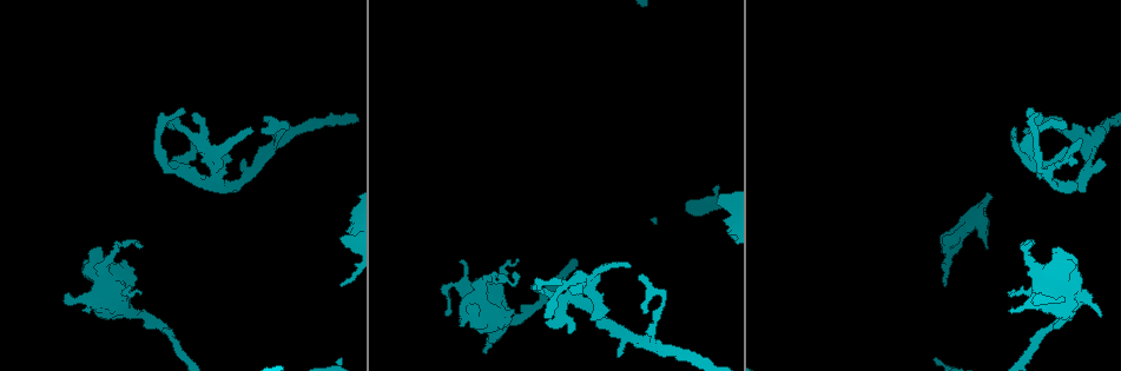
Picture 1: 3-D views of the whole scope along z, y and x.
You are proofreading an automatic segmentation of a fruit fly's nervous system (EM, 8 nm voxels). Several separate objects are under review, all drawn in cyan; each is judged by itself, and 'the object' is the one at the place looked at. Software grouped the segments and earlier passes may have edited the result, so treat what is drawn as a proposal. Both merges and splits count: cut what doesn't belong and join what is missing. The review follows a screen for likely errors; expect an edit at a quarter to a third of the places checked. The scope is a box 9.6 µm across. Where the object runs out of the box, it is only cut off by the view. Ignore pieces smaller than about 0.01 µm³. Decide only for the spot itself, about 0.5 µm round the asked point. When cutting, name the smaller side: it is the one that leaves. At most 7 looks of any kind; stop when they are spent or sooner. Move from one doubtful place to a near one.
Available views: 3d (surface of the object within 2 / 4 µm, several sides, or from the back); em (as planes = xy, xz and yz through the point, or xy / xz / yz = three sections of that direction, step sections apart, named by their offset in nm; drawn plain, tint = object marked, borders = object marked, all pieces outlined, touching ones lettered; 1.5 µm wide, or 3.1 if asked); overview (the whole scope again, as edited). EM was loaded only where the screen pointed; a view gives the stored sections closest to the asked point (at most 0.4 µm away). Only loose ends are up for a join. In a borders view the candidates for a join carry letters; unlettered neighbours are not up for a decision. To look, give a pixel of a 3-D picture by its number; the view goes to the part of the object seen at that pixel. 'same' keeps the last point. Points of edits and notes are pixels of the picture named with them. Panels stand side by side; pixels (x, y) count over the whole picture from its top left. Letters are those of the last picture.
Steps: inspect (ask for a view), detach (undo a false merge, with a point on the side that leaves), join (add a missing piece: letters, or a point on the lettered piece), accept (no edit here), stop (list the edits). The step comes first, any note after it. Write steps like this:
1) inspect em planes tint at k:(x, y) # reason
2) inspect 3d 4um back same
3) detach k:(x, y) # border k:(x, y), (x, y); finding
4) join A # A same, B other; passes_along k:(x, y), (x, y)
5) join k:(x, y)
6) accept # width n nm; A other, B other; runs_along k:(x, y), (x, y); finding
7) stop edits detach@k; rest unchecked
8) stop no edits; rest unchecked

inspect em xy step 8 tint at 1:(456, 287) # thick turns thin

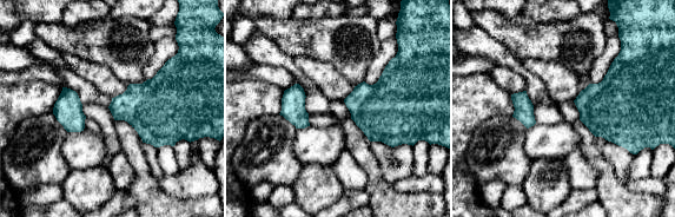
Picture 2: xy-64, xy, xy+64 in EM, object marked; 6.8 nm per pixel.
inspect em planes tint same # cut it another way

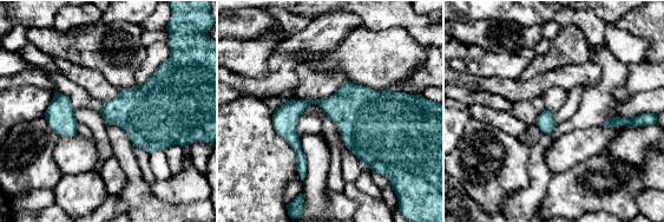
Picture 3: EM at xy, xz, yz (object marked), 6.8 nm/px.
inspect em planes borders same

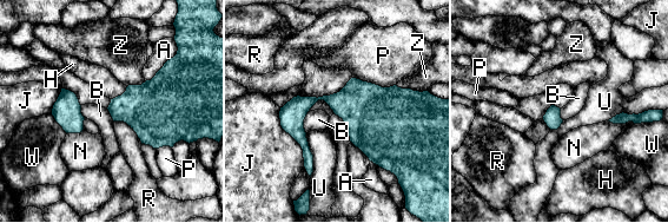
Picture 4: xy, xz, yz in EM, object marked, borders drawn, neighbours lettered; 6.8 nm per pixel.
accept # longest_contact J 440 nm; A other, B other, H other, J other, N other, P other, R other, U other, W other, Z other; border 4:(309, 110), (304, 119), (305, 132); continuous, no second cell

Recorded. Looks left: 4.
inspect 3d 4um at 1:(141, 248) # free end

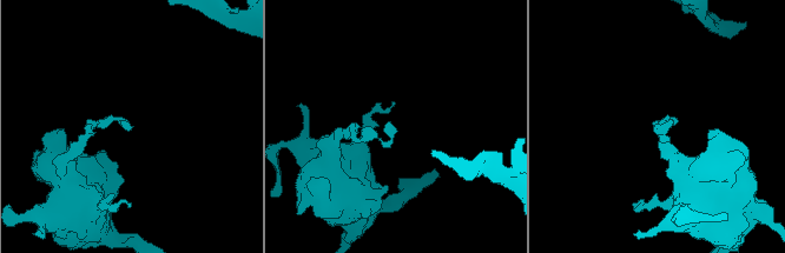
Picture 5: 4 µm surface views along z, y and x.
inspect em planes borders at 5:(130, 130) # now the EM

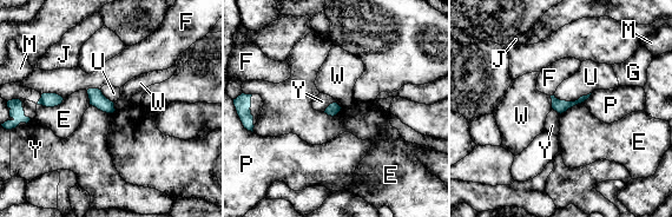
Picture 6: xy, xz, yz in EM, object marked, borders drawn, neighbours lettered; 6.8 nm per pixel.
accept # width 80 nm; E other, F other, G other, J other, M other, P other, U other, W other, Y other; border 6:(64, 98), (53, 106), (37, 104); none of them fits

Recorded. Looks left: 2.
inspect em planes borders at 1:(267, 120) # free end

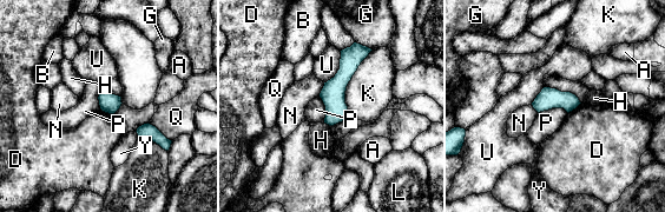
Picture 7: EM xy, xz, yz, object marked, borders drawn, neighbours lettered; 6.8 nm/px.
accept # longest_contact K 500 nm; A other, B other, D other, G other, H other, K other, L other, N other, P other, Q other, U other, Y other; border 7:(567, 112), (548, 108), (538, 113); no lettered piece goes on from it

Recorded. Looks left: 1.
stop no edits; rest unchecked

